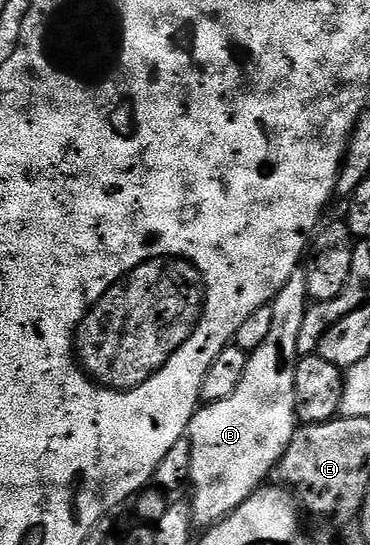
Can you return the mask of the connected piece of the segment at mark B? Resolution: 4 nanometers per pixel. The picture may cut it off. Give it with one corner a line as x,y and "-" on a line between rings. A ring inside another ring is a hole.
296,271
281,287
281,291
271,302
273,324
269,335
261,347
250,350
245,375
241,375
241,383
237,383
237,391
229,395
229,399
221,399
212,405
204,404
195,410
191,421
189,440
191,442
191,497
189,504
191,516
196,526
210,527
224,521
228,515
249,495
253,495
268,480
267,477
276,472
279,460
289,447
297,428
295,415
295,363
301,354
297,351
297,334
301,331
301,323
305,319
305,311
309,304
307,295
306,272

